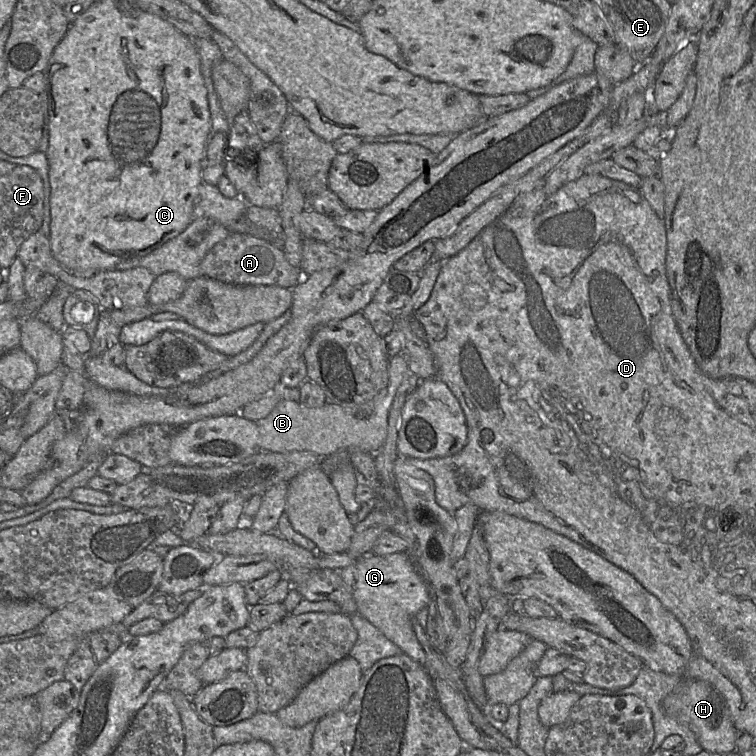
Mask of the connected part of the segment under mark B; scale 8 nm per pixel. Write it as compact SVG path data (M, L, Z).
M402 353L389 359L388 385L374 399L372 412L367 417L360 417L336 404L326 403L321 407L311 408L300 402L283 399L283 389L286 387L279 384L266 396L245 405L237 414L257 423L258 450L261 451L309 451L327 457L341 450L359 449L376 454L385 443L389 412L408 371L408 361Z

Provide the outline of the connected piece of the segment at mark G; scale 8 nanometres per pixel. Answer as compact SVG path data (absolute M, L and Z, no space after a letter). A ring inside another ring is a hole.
M373 554L358 558L353 564L337 571L356 601L357 613L396 644L403 654L425 666L426 655L413 630L412 618L419 610L428 606L431 594L408 554Z

